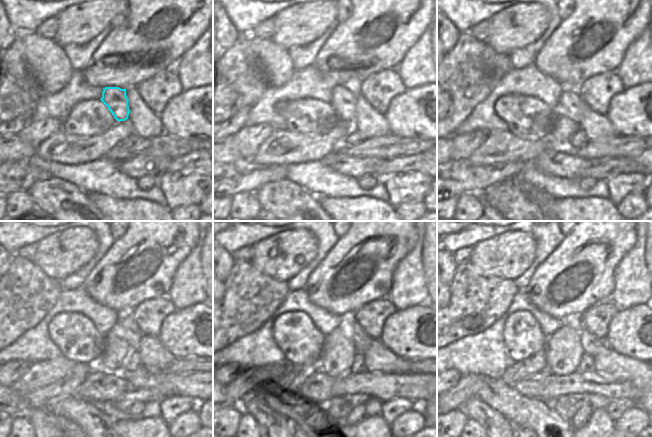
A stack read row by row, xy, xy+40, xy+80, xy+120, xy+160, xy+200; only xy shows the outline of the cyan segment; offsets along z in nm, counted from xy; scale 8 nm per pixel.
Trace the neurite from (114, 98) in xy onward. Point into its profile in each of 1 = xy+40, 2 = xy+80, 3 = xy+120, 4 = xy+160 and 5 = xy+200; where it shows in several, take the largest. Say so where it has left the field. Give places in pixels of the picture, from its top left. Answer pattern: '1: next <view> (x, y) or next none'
1: next xy+40 (343, 102)
2: next xy+80 (571, 105)
3: next xy+120 (126, 329)
4: next xy+160 (361, 341)
5: next xy+200 (590, 344)

